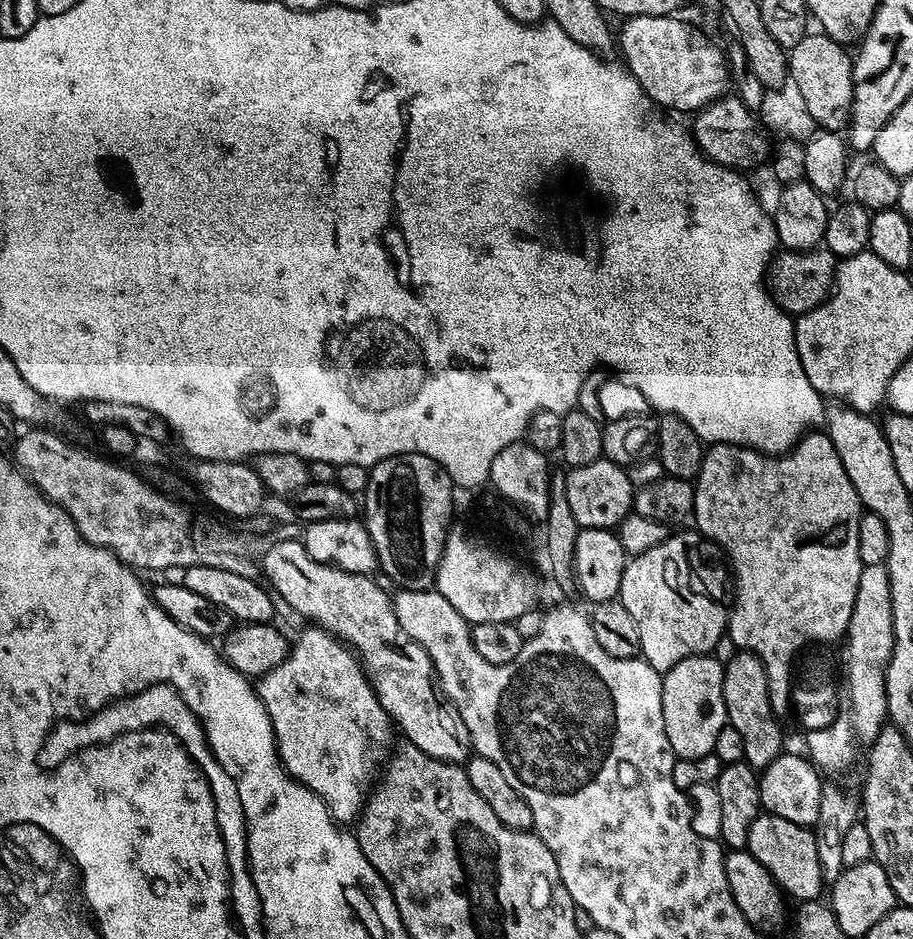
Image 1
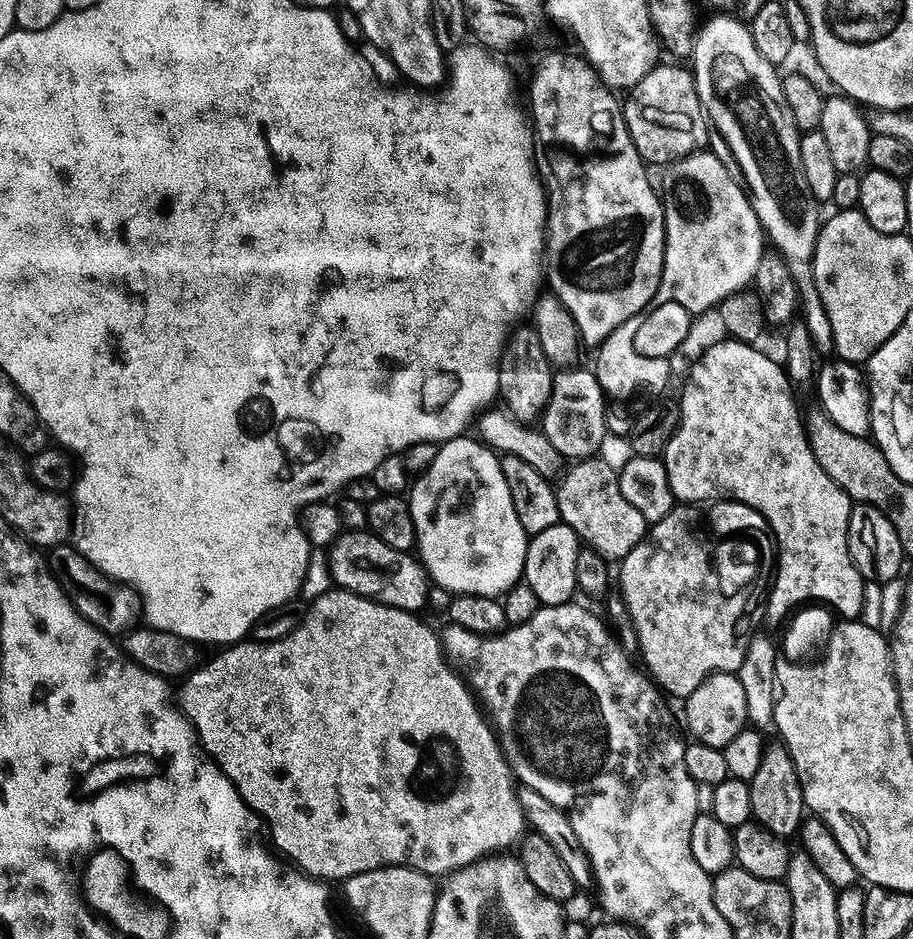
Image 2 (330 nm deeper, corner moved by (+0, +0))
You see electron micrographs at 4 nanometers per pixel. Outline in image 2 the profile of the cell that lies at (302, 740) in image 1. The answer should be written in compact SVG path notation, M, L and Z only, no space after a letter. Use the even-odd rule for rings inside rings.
M331 591L322 593L309 606L304 620L302 616L290 634L280 640L227 645L217 651L220 653L209 664L201 668L193 667L183 677L184 685L180 688L179 711L196 729L200 747L227 774L253 813L263 823L264 820L268 823L268 832L272 835L271 847L281 857L289 856L293 860L289 861L306 876L325 882L343 882L366 870L393 866L443 875L457 868L468 868L489 854L503 853L511 844L512 847L519 845L526 829L524 808L515 792L517 781L477 697L445 656L437 629L423 624L417 613L408 612L405 608L392 608L353 592Z

